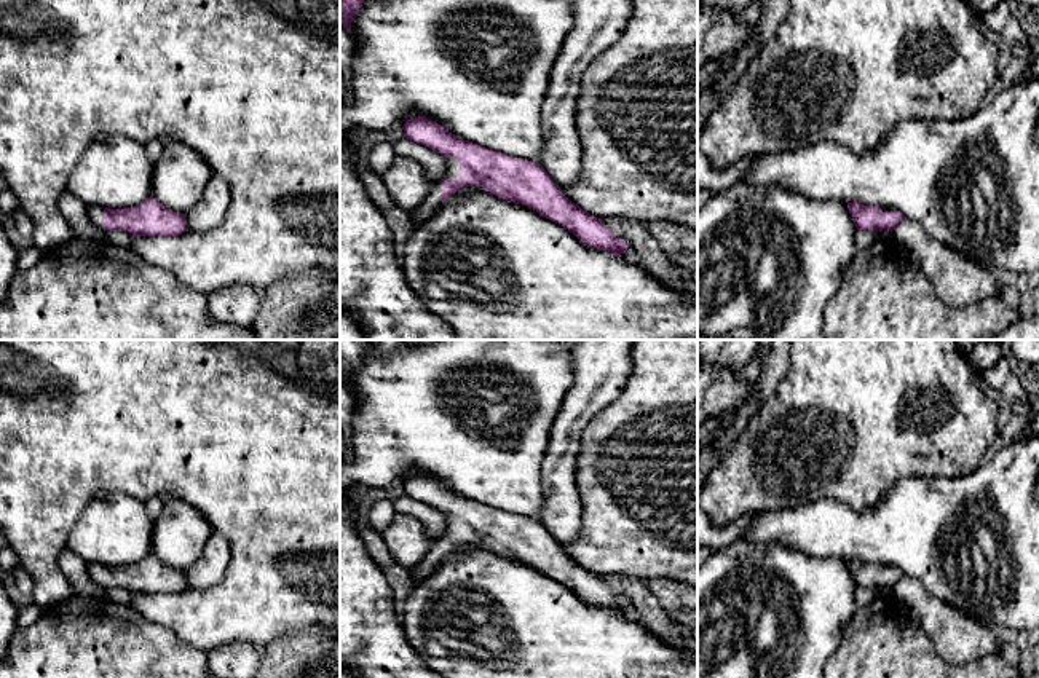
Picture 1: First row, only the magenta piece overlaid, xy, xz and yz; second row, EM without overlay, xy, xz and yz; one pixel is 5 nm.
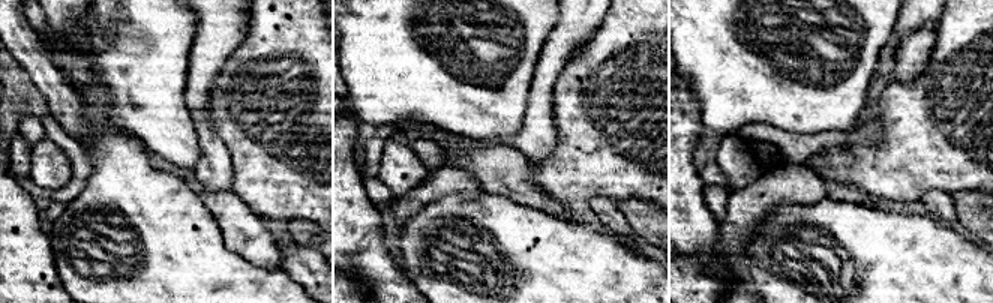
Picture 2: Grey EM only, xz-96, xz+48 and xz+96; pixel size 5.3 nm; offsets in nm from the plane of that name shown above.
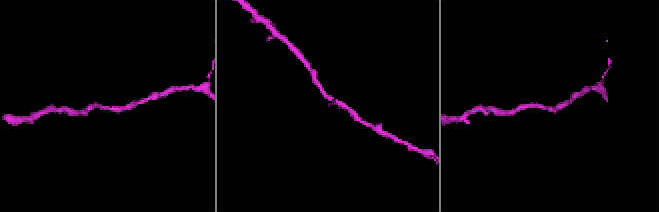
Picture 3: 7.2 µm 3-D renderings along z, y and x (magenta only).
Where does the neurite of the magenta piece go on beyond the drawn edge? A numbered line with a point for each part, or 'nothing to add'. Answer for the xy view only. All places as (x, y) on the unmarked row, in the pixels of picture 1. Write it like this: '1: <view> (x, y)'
1: xy (94, 570)

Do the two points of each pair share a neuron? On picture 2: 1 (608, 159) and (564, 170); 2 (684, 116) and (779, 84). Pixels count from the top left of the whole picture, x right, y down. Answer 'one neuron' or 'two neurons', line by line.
1: one neuron
2: two neurons

